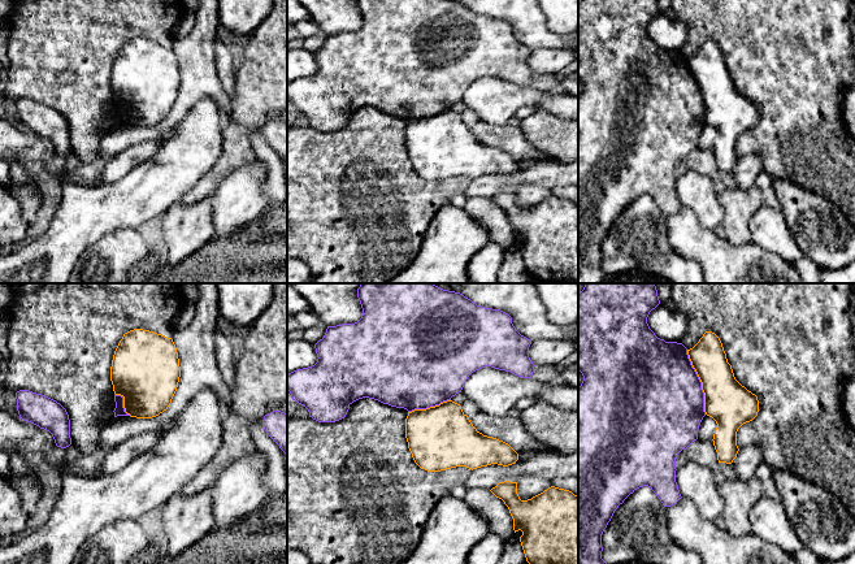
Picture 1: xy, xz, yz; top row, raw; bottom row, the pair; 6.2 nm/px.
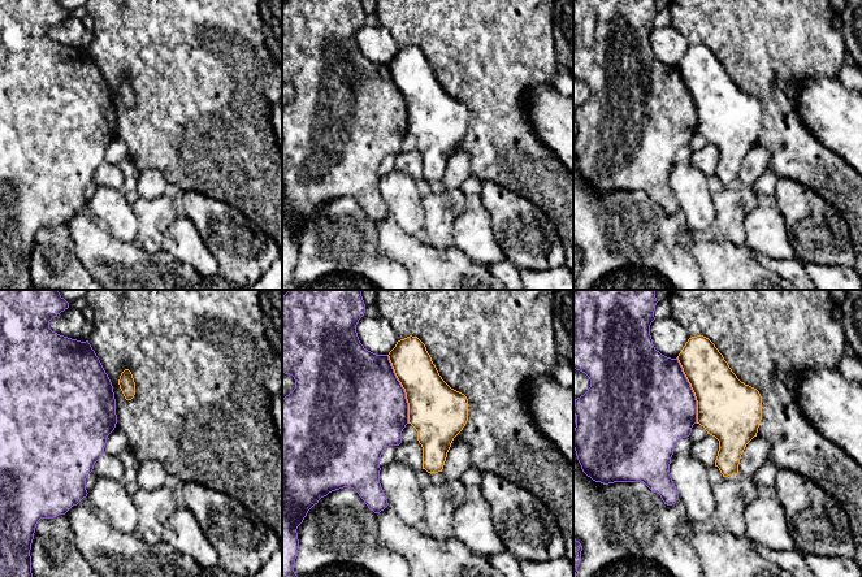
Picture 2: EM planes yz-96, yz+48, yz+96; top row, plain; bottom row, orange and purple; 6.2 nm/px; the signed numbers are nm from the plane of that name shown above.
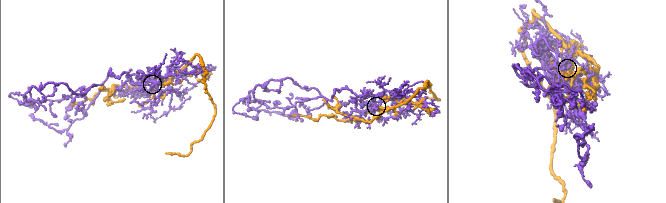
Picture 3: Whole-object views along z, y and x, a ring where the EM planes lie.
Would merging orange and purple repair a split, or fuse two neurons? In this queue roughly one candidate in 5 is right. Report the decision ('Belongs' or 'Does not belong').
Does not belong

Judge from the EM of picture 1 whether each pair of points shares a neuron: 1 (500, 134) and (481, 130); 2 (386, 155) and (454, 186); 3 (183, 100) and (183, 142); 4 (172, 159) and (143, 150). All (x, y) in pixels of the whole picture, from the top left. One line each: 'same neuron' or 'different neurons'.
1: same neuron
2: same neuron
3: different neurons
4: different neurons

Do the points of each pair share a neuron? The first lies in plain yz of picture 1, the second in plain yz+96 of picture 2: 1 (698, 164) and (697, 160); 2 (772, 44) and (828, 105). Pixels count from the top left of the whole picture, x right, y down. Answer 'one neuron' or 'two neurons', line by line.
1: one neuron
2: two neurons

